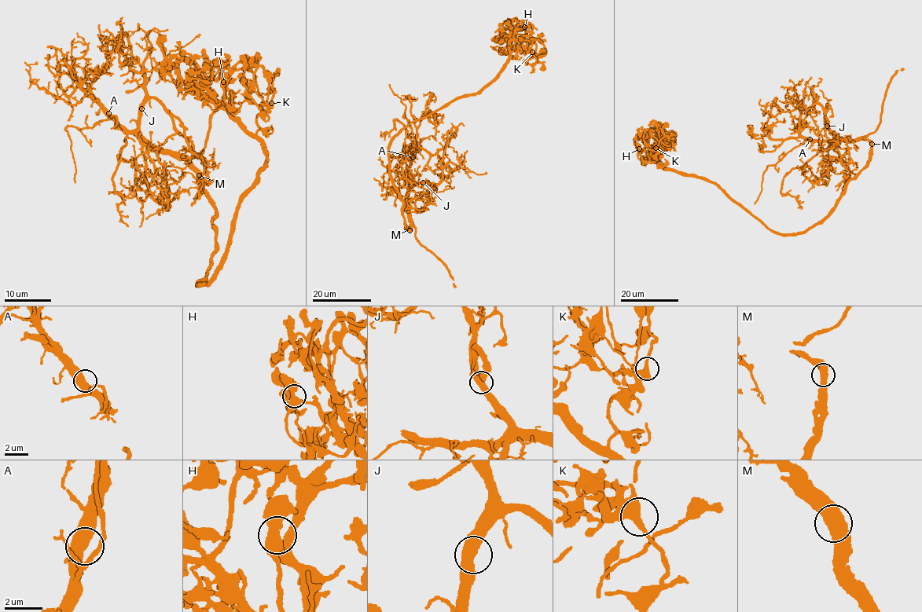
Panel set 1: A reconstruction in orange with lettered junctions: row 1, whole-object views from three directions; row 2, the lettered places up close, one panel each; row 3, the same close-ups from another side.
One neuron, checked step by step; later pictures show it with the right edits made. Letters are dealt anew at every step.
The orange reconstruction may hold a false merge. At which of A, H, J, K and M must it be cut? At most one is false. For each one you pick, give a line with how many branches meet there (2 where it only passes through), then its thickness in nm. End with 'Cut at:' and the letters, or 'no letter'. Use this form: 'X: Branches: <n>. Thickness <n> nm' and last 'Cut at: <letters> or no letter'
Cut at: no letter

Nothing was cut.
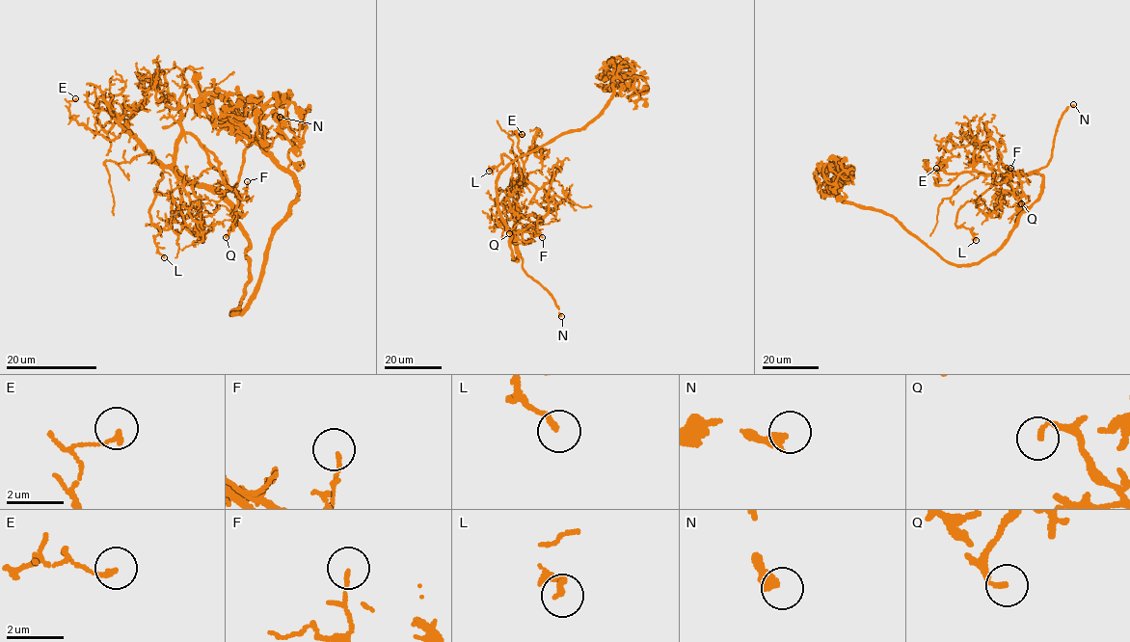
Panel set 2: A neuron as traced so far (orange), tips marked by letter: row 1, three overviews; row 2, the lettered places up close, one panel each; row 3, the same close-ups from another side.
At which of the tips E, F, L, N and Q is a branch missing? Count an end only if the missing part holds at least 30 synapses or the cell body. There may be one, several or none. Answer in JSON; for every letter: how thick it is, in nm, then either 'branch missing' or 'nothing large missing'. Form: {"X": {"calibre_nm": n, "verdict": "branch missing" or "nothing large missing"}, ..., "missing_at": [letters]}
{"E": {"calibre_nm": 160, "verdict": "nothing large missing"}, "F": {"calibre_nm": 110, "verdict": "nothing large missing"}, "L": {"calibre_nm": 180, "verdict": "nothing large missing"}, "N": {"calibre_nm": 360, "verdict": "branch missing"}, "Q": {"calibre_nm": 200, "verdict": "nothing large missing"}, "missing_at": ["N"]}

